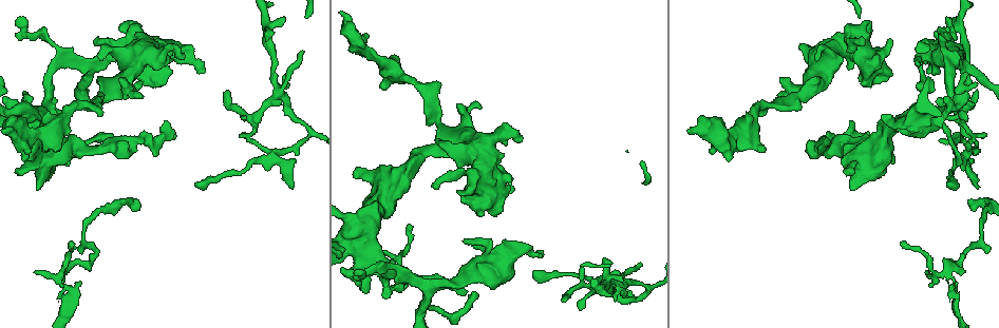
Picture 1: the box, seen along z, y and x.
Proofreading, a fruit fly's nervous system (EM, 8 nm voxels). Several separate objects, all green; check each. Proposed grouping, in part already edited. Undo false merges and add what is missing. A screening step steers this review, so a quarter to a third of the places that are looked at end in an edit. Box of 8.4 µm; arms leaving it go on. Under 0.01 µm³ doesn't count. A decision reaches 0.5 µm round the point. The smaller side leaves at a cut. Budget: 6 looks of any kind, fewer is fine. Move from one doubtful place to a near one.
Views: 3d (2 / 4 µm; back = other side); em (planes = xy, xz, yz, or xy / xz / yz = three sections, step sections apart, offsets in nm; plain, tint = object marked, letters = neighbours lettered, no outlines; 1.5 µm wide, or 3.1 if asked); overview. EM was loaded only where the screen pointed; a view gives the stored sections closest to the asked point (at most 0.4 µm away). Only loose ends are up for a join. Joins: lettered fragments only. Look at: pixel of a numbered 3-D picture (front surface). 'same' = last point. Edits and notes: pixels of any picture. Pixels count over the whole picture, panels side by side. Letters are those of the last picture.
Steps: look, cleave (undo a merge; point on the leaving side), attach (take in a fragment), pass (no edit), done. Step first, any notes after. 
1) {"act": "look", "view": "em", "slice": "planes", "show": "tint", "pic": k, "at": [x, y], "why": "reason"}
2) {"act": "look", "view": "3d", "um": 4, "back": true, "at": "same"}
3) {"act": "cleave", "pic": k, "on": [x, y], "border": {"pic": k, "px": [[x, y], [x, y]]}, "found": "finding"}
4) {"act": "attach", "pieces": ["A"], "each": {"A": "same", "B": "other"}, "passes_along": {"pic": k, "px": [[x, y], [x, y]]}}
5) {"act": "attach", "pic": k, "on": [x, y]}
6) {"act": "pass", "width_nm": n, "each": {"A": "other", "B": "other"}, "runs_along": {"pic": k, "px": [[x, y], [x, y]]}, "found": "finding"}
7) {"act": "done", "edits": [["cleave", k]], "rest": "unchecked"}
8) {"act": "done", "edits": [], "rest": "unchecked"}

{"act": "look", "view": "em", "slice": "planes", "show": "letters", "pic": 1, "at": [582, 309], "why": "an open end"}

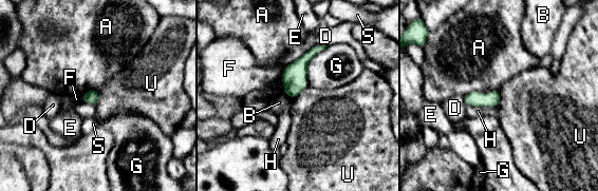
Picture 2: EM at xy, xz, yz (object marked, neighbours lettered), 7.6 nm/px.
{"act": "pass", "each": {"A": "other", "B": "other", "D": "other", "E": "other", "F": "other", "G": "other", "H": "other", "S": "other", "U": "other"}, "border": {"pic": 2, "px": [[309, 86], [292, 98]]}, "found": "none of them fits"}

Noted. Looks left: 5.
{"act": "look", "view": "em", "slice": "yz", "step": 8, "show": "tint", "pic": 1, "at": [28, 36], "why": "sharp bend"}

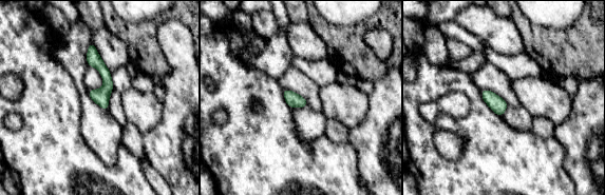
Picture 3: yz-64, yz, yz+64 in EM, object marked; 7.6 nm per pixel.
{"act": "look", "view": "em", "slice": "planes", "show": "letters", "at": "same", "why": "cut it another way"}

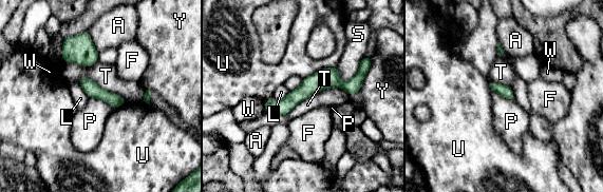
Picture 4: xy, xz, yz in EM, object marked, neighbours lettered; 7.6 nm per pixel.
{"act": "pass", "each": {"A": "other", "F": "other", "L": "other", "P": "other", "S": "other", "T": "other", "U": "other", "W": "other", "Y": "other"}, "found": "all the same cell"}

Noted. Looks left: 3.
{"act": "look", "view": "em", "slice": "xz", "step": 4, "show": "tint", "pic": 1, "at": [439, 86]}

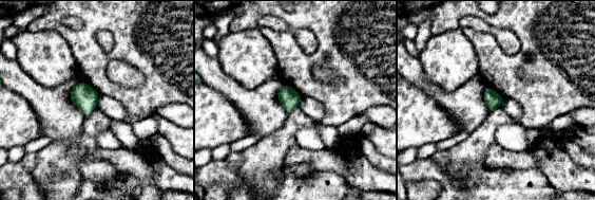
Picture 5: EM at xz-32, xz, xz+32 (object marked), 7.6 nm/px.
{"act": "look", "view": "em", "slice": "planes", "show": "letters", "at": "same", "why": "cut it another way"}

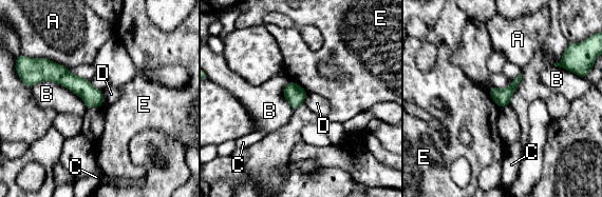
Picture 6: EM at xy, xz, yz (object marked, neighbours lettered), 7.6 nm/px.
{"act": "pass", "longest_contact_nm": ["B", 460], "each": {"A": "other", "B": "other", "C": "other", "D": "other", "E": "other"}, "runs_along": {"pic": 6, "px": [[39, 76], [62, 76], [100, 101]]}, "found": "no lettered fragment goes on from it"}

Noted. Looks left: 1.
{"act": "done", "edits": [], "rest": "unchecked"}

